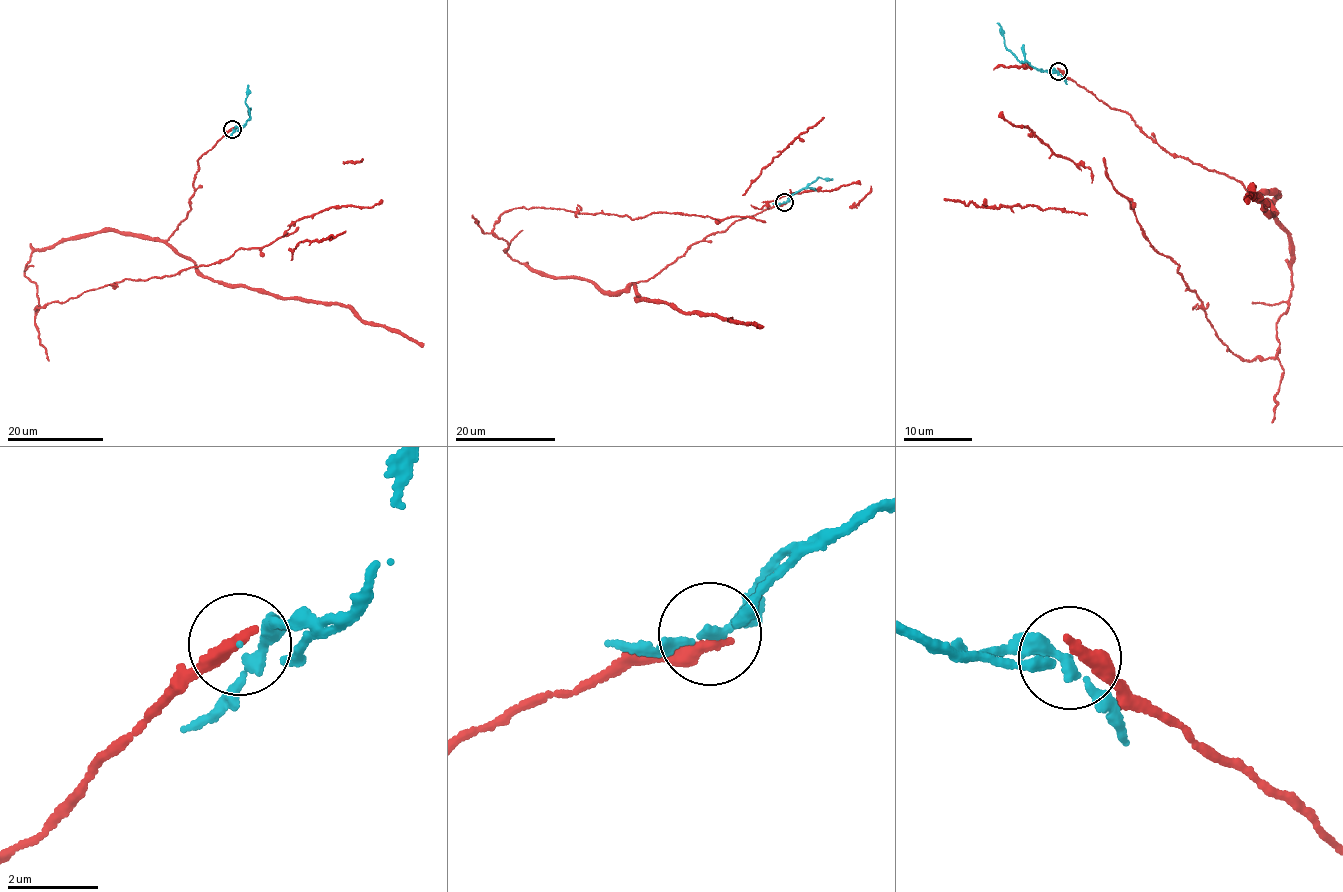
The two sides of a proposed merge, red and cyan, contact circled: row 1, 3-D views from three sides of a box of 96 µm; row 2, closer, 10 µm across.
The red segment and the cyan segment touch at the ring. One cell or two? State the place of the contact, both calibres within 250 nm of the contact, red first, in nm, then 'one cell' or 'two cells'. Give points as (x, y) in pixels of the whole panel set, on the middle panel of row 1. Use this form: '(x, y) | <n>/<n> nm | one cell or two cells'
(784, 202) | 300/160 nm | two cells

